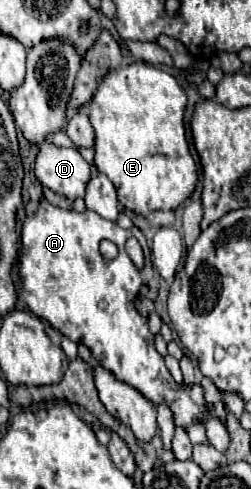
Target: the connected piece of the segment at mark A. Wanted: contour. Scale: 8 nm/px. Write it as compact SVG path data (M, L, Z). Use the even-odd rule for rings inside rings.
M42 197L36 213L26 217L22 225L18 275L24 283L24 301L32 313L50 321L50 325L68 339L88 345L92 355L108 371L120 381L138 387L154 405L162 399L168 401L176 425L188 427L192 421L204 419L206 411L202 411L202 407L206 407L206 401L202 387L176 387L162 355L154 347L148 319L134 307L140 287L154 275L150 249L140 229L124 231L94 211L76 213L74 209L60 209ZM128 237L136 237L144 249L146 263L142 271L138 271L126 255L124 243ZM102 239L118 243L120 253L116 259L108 261L100 255L98 245Z

